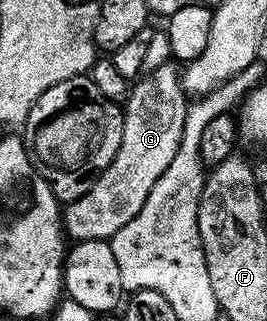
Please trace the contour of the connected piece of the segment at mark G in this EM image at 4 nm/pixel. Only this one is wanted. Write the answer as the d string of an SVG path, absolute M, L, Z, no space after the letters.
M173 63L156 67L132 82L129 96L123 102L123 139L119 143L119 151L115 151L115 159L111 159L109 166L97 176L97 182L79 199L64 206L63 232L66 238L74 242L109 241L121 227L138 215L155 181L166 171L183 138L187 94L185 86L181 84L181 73L176 67Z

